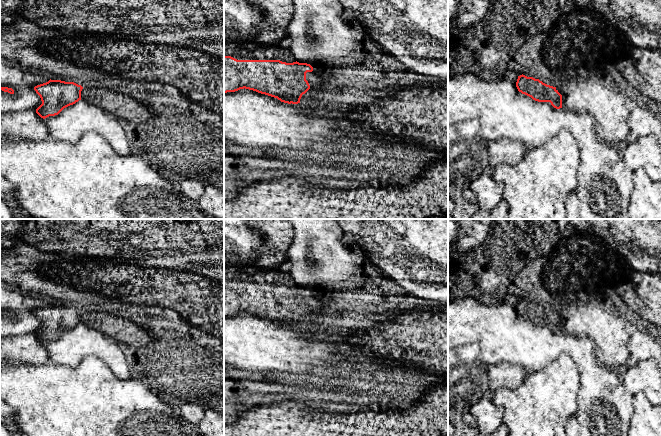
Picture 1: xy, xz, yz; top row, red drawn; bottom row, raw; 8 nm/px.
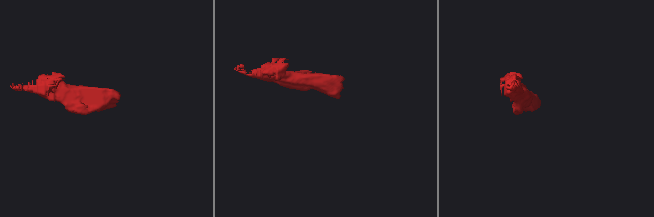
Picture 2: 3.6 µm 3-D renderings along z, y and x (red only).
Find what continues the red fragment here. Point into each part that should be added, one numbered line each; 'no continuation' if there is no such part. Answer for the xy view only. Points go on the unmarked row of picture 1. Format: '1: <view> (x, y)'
1: xy (123, 330)

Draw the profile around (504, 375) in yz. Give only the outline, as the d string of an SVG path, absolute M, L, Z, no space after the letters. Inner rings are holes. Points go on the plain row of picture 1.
M501 363L488 367L489 390L495 392L500 388L515 389L527 377L527 372L520 366Z

